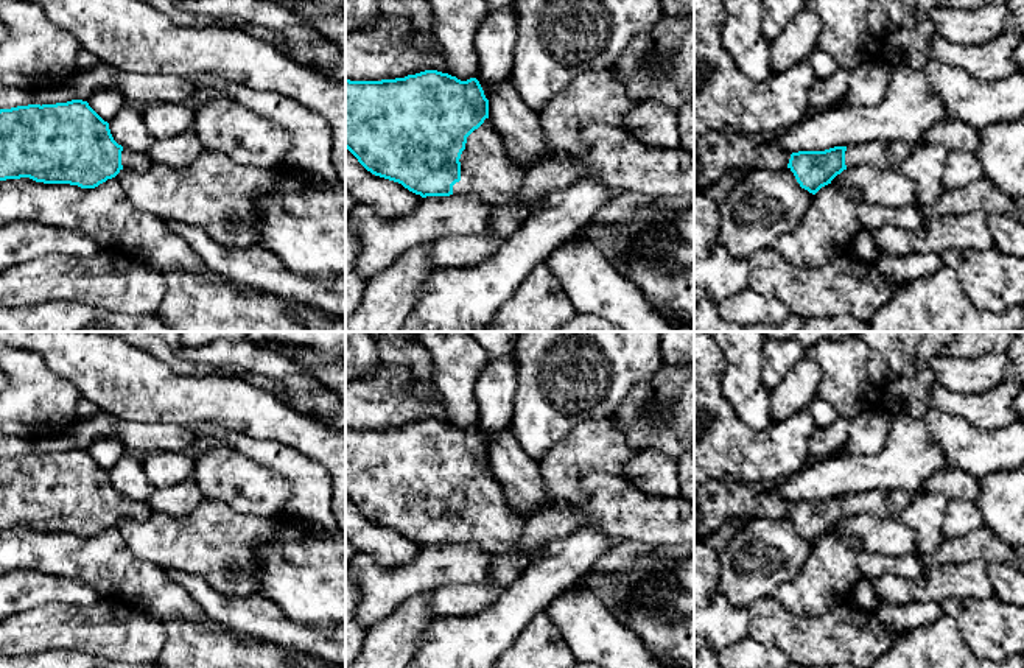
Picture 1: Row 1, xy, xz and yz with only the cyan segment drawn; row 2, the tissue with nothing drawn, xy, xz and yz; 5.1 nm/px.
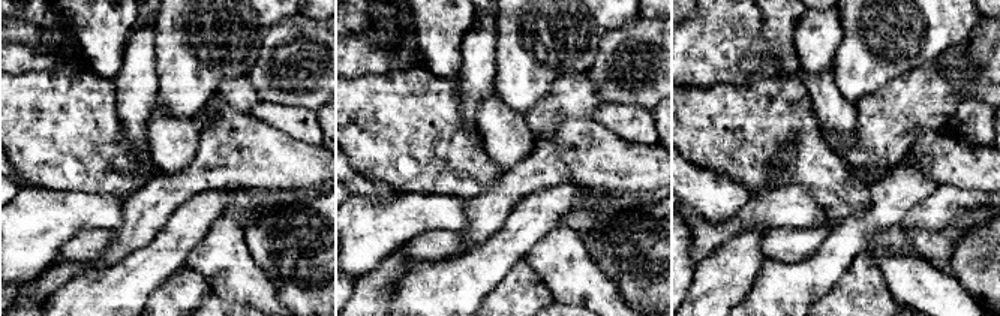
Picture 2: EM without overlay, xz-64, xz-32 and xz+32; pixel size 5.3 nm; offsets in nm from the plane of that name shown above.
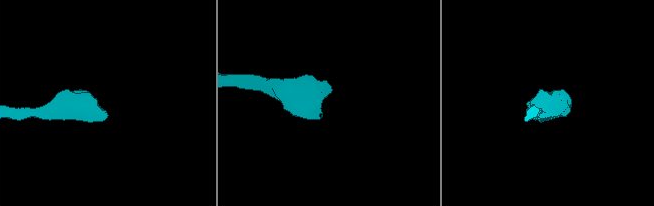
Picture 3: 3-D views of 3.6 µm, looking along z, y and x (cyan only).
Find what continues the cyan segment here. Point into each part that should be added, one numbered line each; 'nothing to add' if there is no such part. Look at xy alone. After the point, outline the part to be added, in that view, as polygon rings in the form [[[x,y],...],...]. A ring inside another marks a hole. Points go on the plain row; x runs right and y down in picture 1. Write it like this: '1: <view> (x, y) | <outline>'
1: xy (140, 511) | [[[129,498],[121,500],[121,514],[123,517],[134,519],[137,522],[145,522],[153,514],[146,501],[132,501]]]

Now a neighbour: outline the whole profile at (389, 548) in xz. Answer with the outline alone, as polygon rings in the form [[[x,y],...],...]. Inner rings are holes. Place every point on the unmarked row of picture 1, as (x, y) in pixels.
[[[345,497],[345,542],[358,553],[372,556],[383,567],[397,567],[414,559],[422,545],[402,533],[367,520]]]

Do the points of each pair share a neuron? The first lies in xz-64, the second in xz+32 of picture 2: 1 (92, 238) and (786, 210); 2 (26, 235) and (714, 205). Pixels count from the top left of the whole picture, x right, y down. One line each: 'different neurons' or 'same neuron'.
1: different neurons
2: different neurons

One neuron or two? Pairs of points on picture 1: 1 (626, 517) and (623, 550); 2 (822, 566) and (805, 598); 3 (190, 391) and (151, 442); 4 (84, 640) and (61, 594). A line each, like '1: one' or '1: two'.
1: two
2: one
3: two
4: two

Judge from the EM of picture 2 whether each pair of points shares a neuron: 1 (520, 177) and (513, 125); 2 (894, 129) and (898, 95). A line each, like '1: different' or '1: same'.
1: different
2: same

